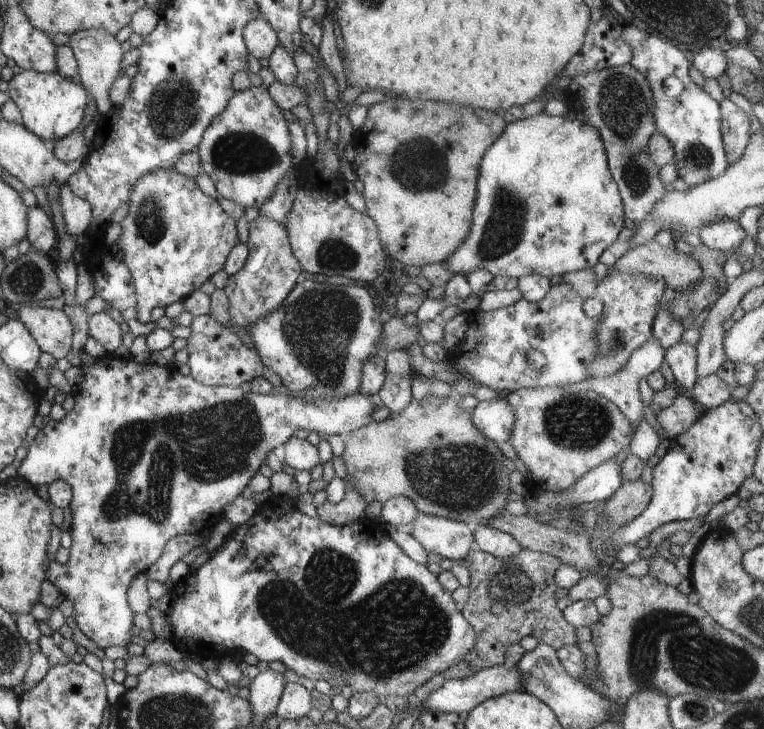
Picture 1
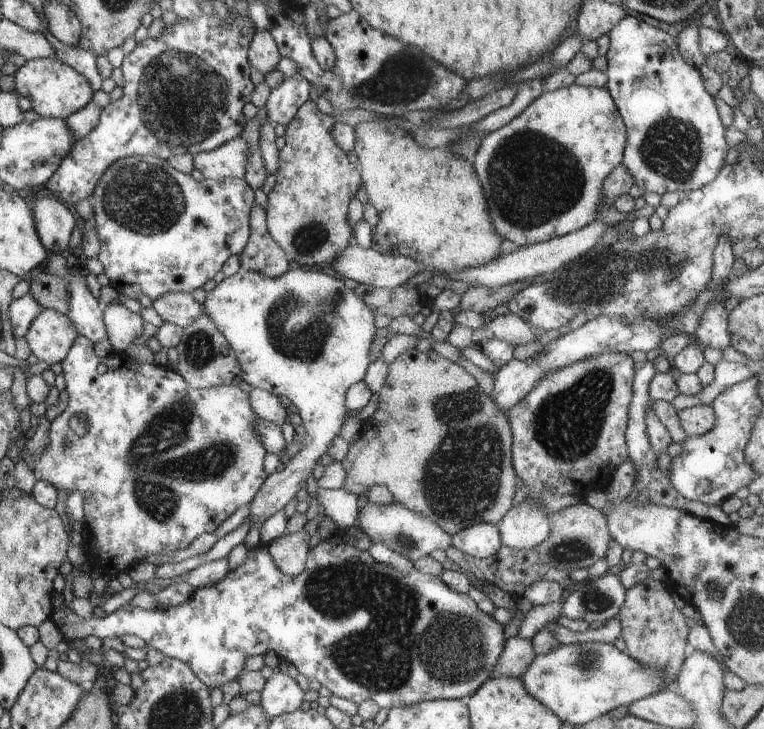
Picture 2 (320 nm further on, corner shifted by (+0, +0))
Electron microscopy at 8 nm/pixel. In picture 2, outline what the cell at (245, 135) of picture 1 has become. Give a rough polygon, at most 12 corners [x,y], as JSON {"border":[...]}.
{"border":[[236,138],[193,155],[206,179],[242,179],[249,145]]}

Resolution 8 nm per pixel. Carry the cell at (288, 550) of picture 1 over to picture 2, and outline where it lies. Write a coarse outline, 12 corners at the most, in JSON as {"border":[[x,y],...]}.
{"border":[[333,535],[266,545],[178,606],[50,617],[134,634],[208,687],[272,650],[386,710],[473,695],[504,625]]}

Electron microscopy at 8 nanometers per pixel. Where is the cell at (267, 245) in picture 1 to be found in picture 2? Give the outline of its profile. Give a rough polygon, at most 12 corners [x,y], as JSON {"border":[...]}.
{"border":[[255,204],[241,267],[267,277],[288,272],[290,261],[268,232]]}

